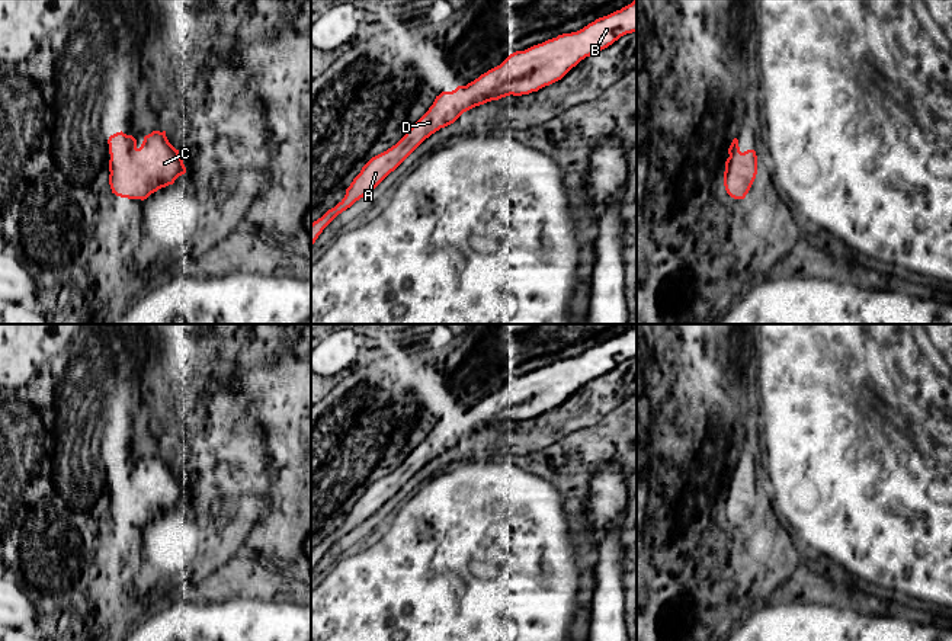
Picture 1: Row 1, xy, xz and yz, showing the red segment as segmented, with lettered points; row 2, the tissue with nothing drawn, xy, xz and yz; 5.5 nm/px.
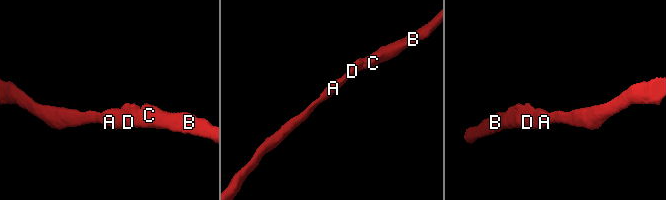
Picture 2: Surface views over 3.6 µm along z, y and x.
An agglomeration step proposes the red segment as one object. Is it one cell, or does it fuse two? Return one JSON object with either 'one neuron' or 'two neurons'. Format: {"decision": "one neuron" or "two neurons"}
{"decision": "one neuron"}

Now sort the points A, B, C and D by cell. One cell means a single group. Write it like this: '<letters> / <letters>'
A B C D

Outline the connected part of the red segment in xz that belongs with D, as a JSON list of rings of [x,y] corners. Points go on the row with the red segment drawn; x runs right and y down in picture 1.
[[[637,0],[583,29],[562,33],[525,51],[510,54],[500,65],[467,86],[436,96],[429,110],[387,151],[372,157],[346,189],[344,198],[311,224],[311,246],[323,230],[356,201],[375,189],[426,138],[453,124],[464,112],[506,96],[522,96],[561,80],[581,60],[602,51],[626,33],[637,32]]]

